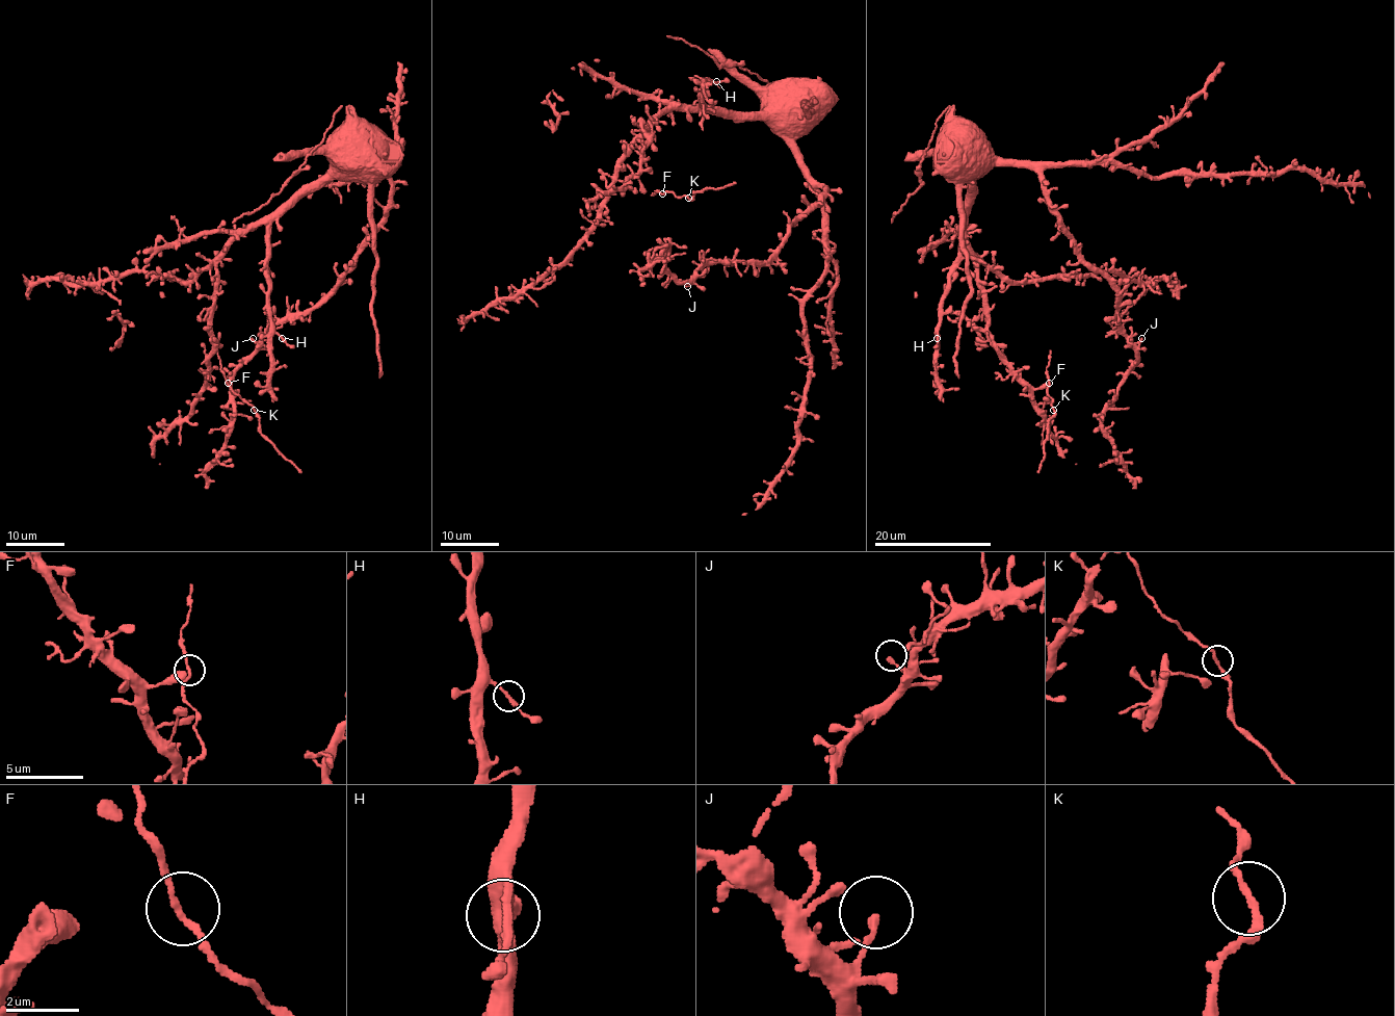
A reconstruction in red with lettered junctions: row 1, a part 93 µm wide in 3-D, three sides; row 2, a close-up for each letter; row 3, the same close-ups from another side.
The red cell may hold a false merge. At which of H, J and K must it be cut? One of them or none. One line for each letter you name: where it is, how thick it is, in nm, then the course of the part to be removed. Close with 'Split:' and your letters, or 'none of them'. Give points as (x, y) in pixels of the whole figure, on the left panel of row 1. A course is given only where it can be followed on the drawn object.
Split: none of them

